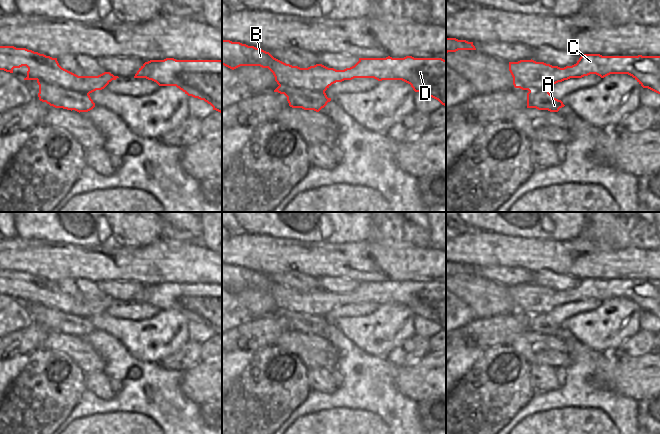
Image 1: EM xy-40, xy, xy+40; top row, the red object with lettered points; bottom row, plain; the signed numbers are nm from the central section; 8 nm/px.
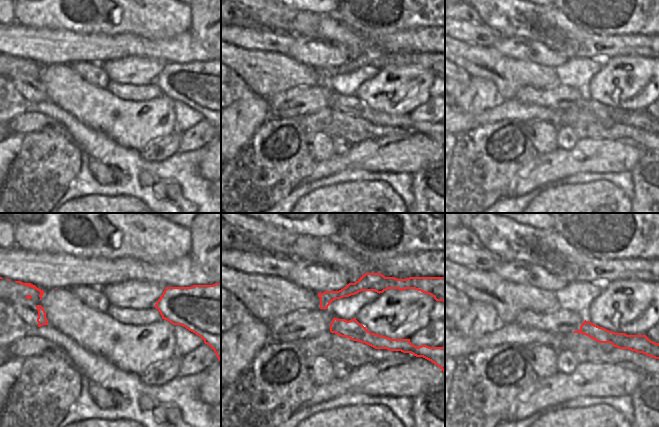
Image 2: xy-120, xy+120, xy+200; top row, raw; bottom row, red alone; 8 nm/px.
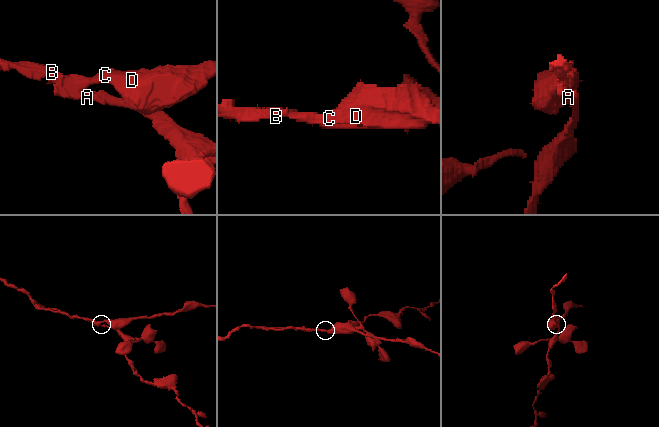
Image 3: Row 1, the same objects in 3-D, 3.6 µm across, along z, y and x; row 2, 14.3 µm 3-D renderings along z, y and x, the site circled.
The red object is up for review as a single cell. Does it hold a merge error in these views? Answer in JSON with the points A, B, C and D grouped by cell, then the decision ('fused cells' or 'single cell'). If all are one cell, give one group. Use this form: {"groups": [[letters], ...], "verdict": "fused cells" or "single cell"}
{"groups": [["A"], ["B", "C", "D"]], "verdict": "fused cells"}

